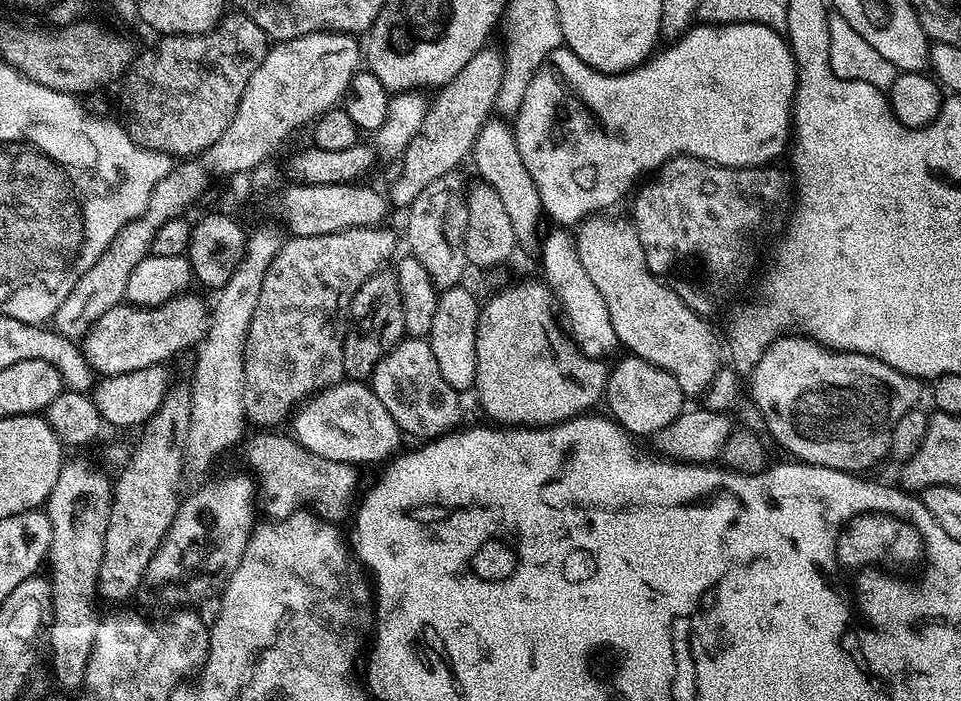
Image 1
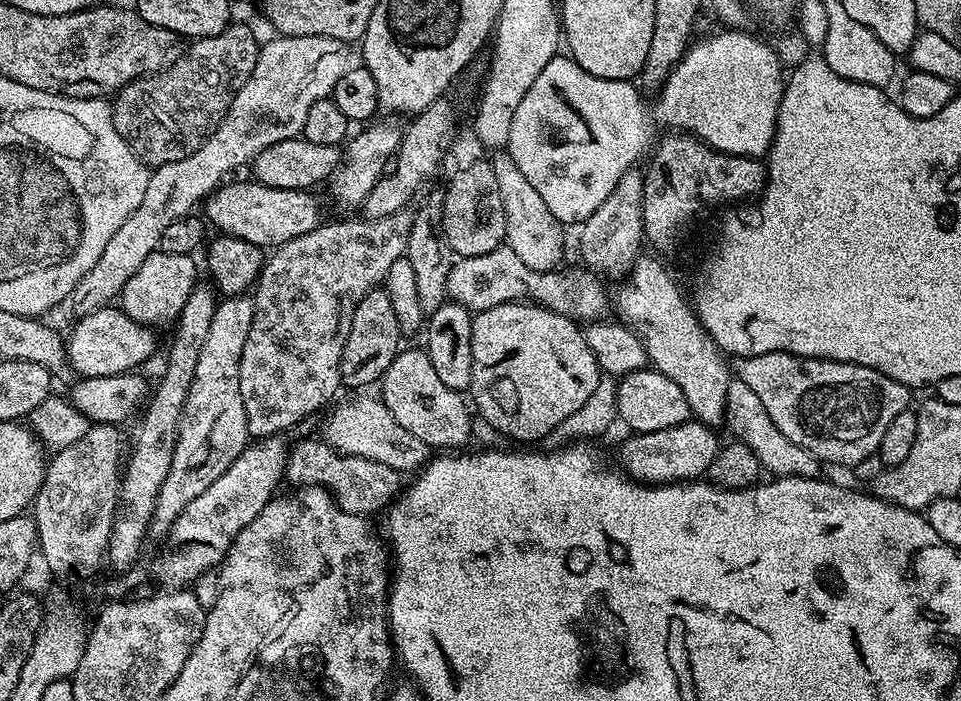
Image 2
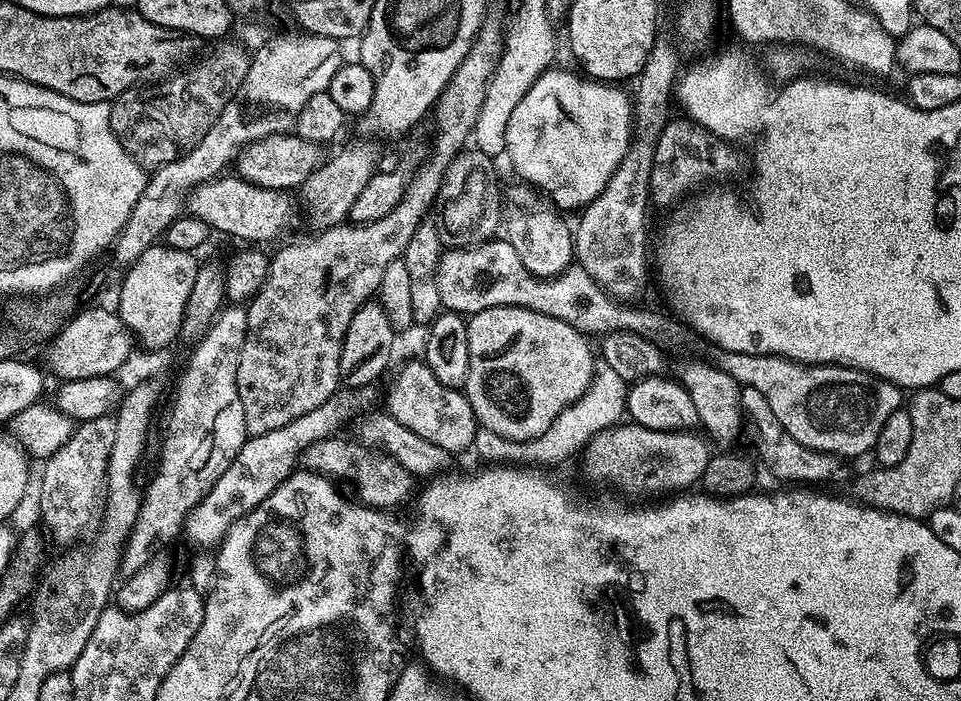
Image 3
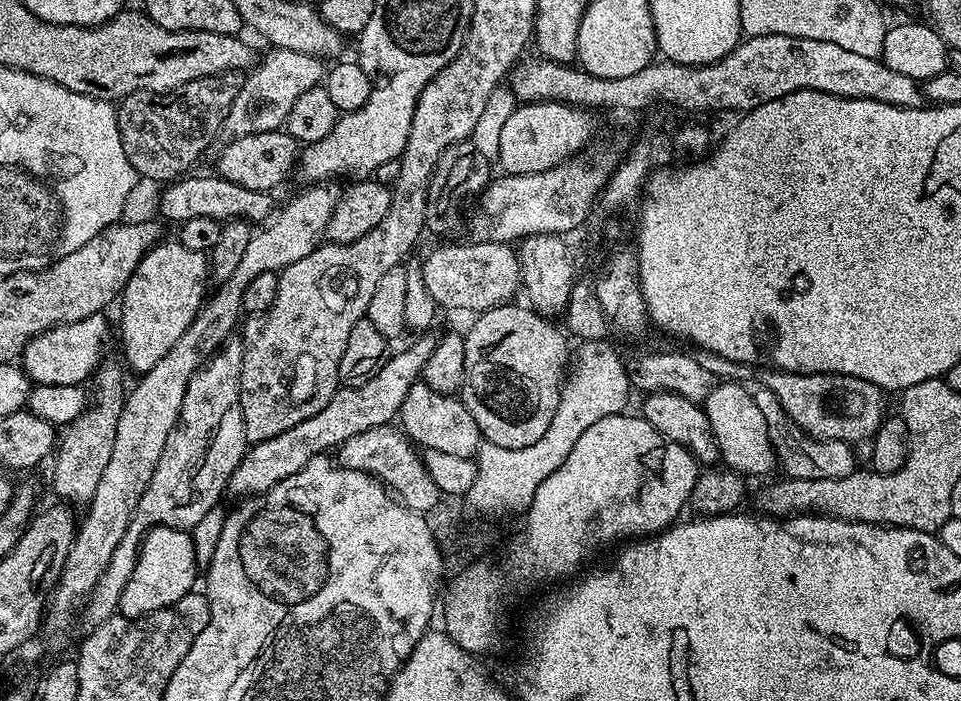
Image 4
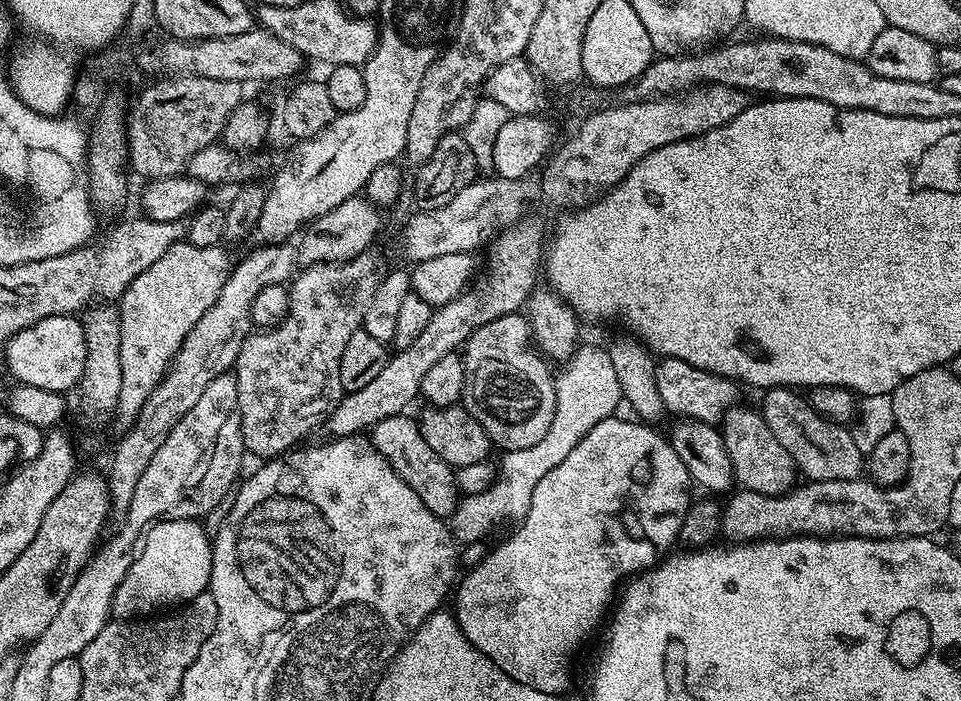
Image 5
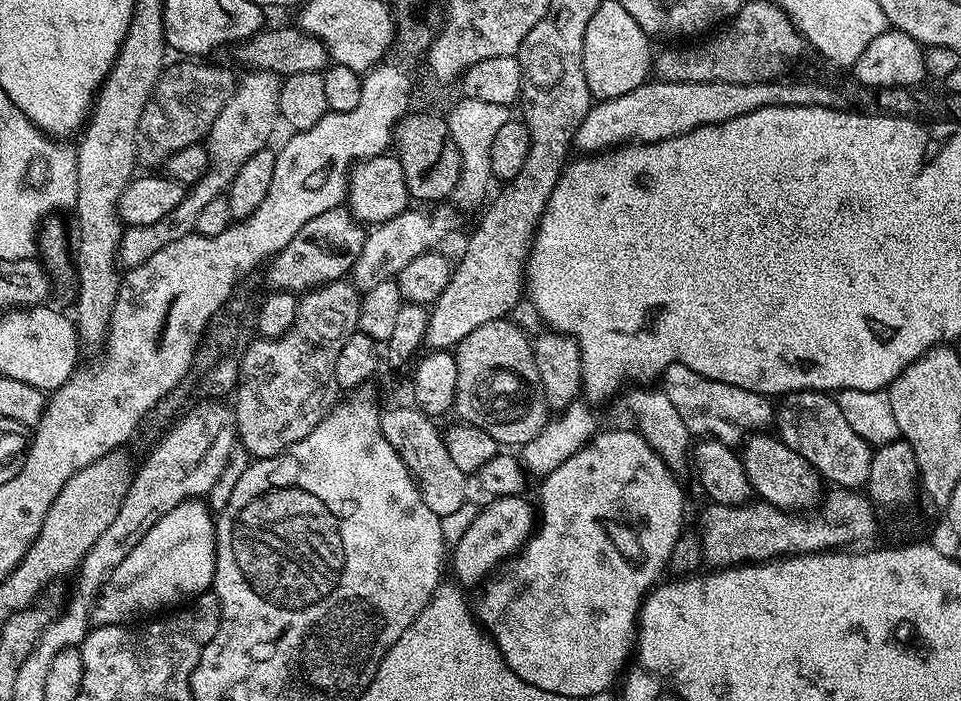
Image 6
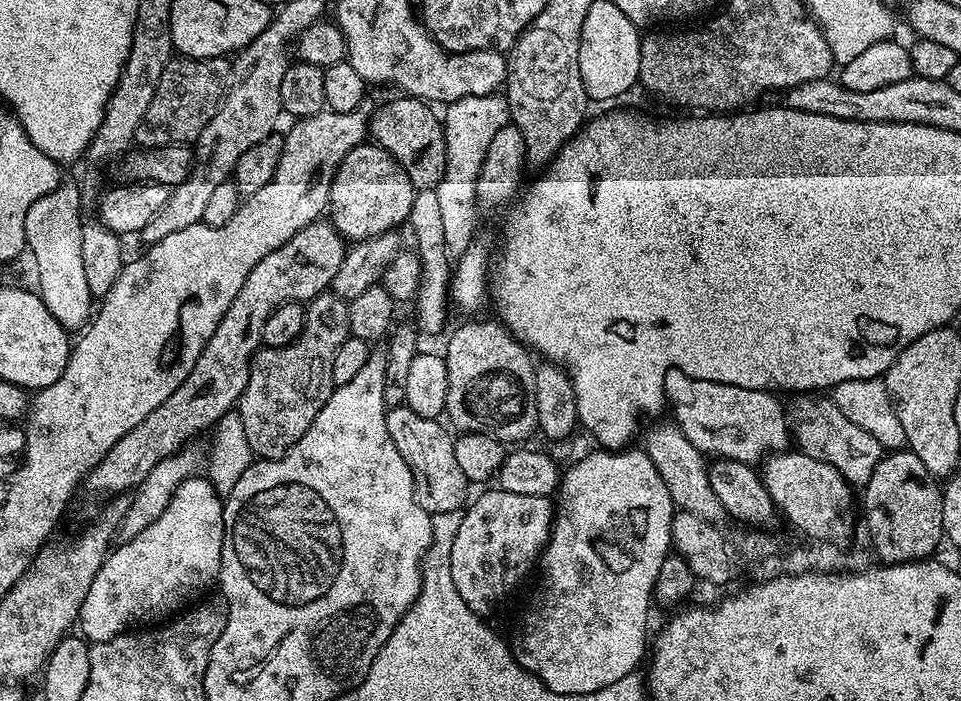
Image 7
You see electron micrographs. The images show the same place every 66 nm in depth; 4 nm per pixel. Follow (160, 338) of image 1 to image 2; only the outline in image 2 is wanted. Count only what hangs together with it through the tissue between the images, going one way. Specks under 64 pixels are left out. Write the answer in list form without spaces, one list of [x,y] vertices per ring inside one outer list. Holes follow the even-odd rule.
[[[105,306],[75,321],[72,333],[66,336],[67,359],[77,377],[122,375],[131,373],[143,360],[152,356],[156,336],[147,324],[136,324],[116,306]]]

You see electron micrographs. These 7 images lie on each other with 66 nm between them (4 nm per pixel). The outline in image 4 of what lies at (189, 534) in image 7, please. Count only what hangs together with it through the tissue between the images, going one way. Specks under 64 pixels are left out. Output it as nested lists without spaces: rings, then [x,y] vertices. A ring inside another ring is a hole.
[[[152,528],[144,535],[134,574],[120,595],[119,615],[136,620],[140,616],[149,616],[151,612],[171,608],[197,587],[196,572],[198,565],[191,535],[182,528]]]

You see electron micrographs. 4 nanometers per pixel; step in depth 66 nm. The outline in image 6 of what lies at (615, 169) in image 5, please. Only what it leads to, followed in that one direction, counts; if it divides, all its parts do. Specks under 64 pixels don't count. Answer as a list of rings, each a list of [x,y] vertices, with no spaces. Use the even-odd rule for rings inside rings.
[[[777,78],[731,84],[710,82],[709,84],[669,84],[667,82],[646,82],[630,94],[593,103],[592,109],[582,118],[574,141],[584,154],[599,154],[621,146],[653,144],[693,132],[707,124],[721,124],[730,118],[762,110],[766,106],[822,106],[834,108],[841,103],[840,96],[824,84],[812,80],[788,80]]]

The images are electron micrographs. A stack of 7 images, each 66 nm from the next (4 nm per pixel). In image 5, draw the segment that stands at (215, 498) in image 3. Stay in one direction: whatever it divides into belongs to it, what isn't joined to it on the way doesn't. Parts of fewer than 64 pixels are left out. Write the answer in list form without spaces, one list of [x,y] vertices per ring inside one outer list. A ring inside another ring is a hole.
[[[525,214],[513,224],[501,228],[487,245],[488,265],[485,268],[483,265],[474,283],[460,296],[435,309],[426,330],[422,330],[410,346],[393,351],[386,366],[382,366],[380,373],[371,382],[366,382],[362,390],[341,396],[335,410],[326,417],[326,428],[332,431],[329,433],[333,437],[350,436],[371,429],[373,424],[382,422],[382,418],[401,415],[407,409],[404,407],[420,396],[422,378],[434,362],[467,344],[472,332],[486,326],[486,322],[519,313],[527,305],[536,286],[536,272],[538,276],[545,244],[546,232],[544,236],[543,226],[531,214]]]

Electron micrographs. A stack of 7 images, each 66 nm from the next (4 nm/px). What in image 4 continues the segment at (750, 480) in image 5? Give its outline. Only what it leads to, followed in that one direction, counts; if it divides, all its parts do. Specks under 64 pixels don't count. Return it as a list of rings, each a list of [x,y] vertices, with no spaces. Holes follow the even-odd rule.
[[[740,382],[717,383],[705,397],[702,407],[710,422],[714,442],[720,451],[720,460],[745,478],[768,476],[778,468],[776,451],[772,449],[770,434],[766,430],[766,420],[758,410],[755,395],[744,388],[747,387]]]

